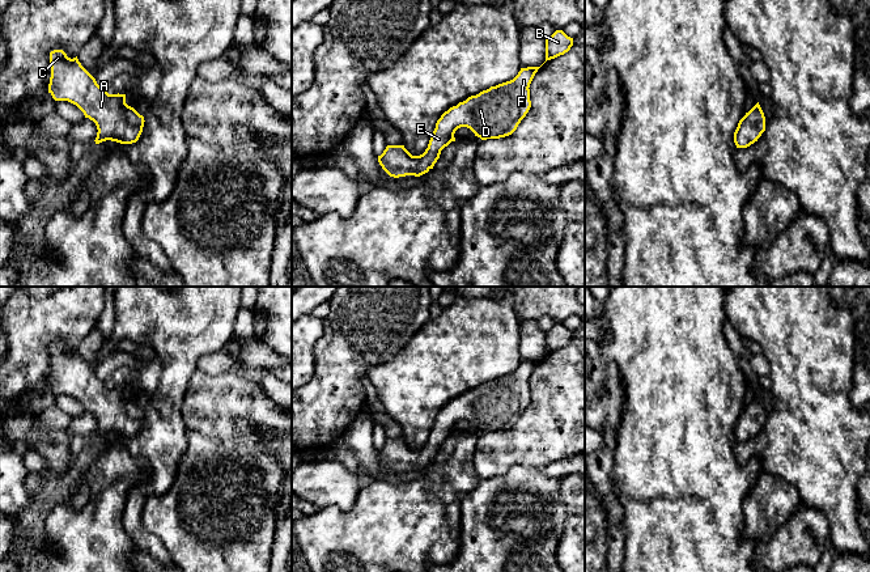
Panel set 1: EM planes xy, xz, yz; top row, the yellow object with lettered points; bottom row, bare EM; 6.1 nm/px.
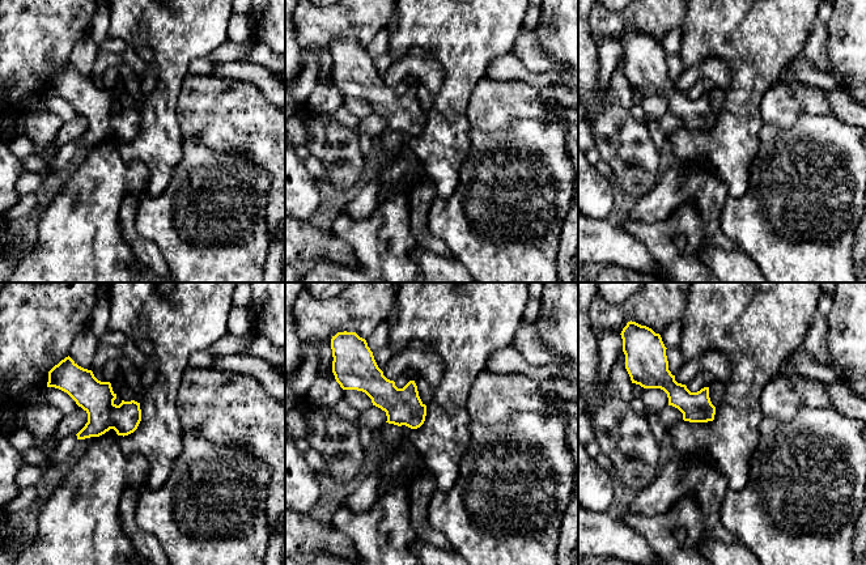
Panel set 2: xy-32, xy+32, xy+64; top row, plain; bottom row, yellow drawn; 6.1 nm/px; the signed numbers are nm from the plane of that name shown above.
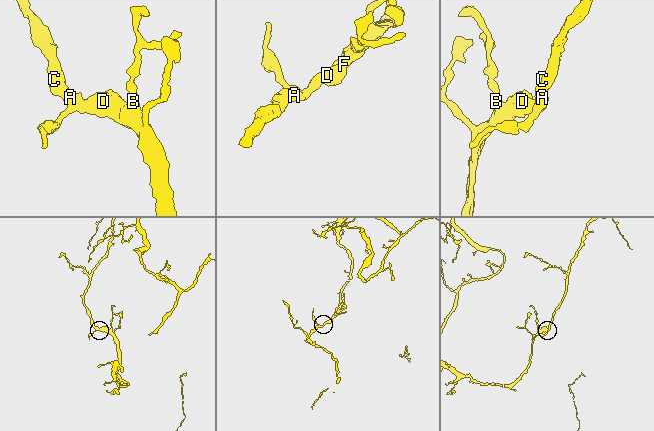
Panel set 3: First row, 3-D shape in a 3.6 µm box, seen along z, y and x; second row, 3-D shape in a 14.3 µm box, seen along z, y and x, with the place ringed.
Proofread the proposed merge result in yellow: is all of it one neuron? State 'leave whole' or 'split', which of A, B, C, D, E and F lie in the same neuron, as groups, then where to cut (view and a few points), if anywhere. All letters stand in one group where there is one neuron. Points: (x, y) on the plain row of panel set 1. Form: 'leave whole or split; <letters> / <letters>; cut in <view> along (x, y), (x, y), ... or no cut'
leave whole; A B C D E F; no cut

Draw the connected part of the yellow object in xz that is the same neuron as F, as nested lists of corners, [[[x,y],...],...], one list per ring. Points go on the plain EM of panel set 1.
[[[540,360],[521,361],[513,373],[491,380],[489,382],[459,395],[457,399],[450,401],[437,414],[428,441],[423,448],[412,449],[404,438],[387,438],[383,446],[378,449],[379,458],[394,471],[406,469],[420,470],[433,462],[440,452],[441,444],[451,435],[455,435],[454,427],[461,420],[470,421],[475,429],[481,433],[500,432],[512,428],[531,401],[529,381],[539,361]]]

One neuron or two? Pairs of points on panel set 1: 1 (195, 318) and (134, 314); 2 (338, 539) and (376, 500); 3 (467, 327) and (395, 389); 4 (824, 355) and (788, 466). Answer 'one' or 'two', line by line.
1: one
2: one
3: one
4: one

